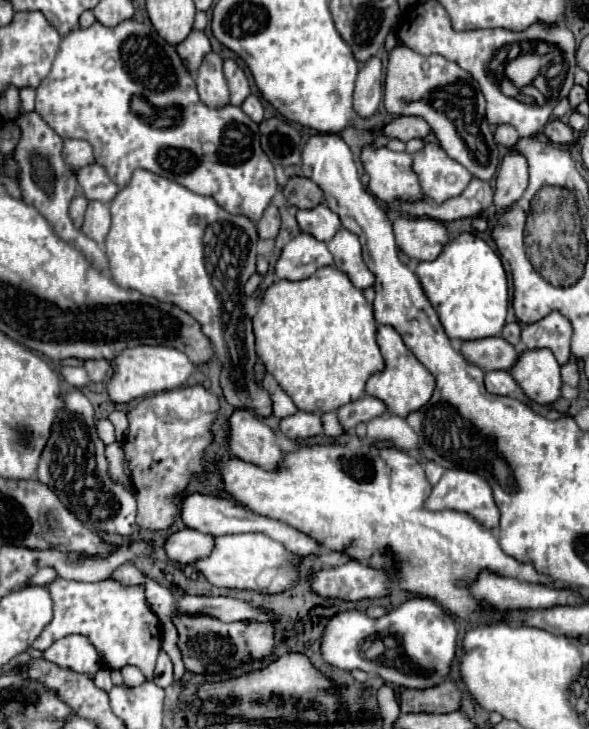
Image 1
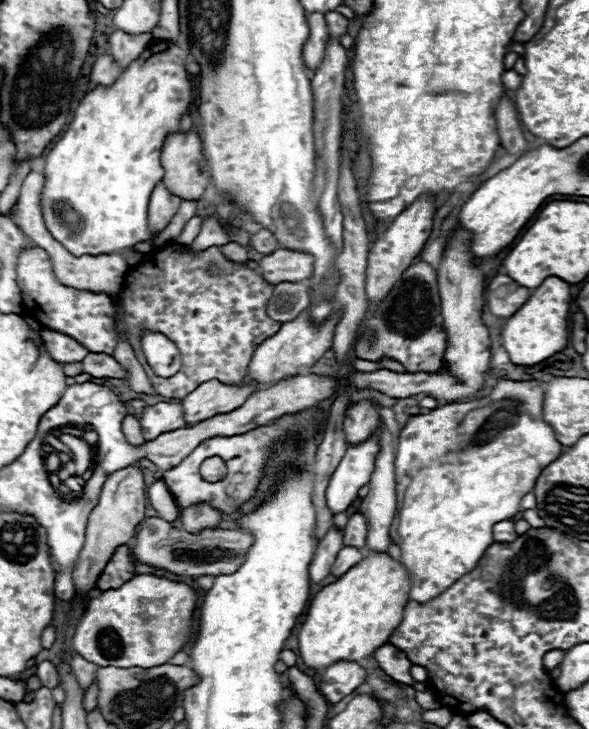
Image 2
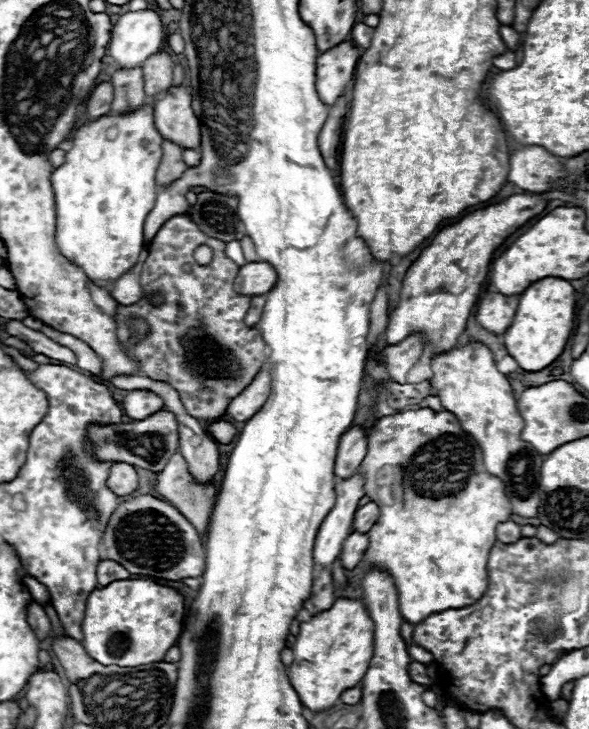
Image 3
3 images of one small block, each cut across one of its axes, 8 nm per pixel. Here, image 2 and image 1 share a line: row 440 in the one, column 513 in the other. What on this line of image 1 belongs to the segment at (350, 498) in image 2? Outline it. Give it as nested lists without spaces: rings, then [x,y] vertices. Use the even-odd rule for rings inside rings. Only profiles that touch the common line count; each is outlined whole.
[[[522,350],[508,372],[530,400],[538,404],[552,404],[560,398],[560,364],[550,350]]]

